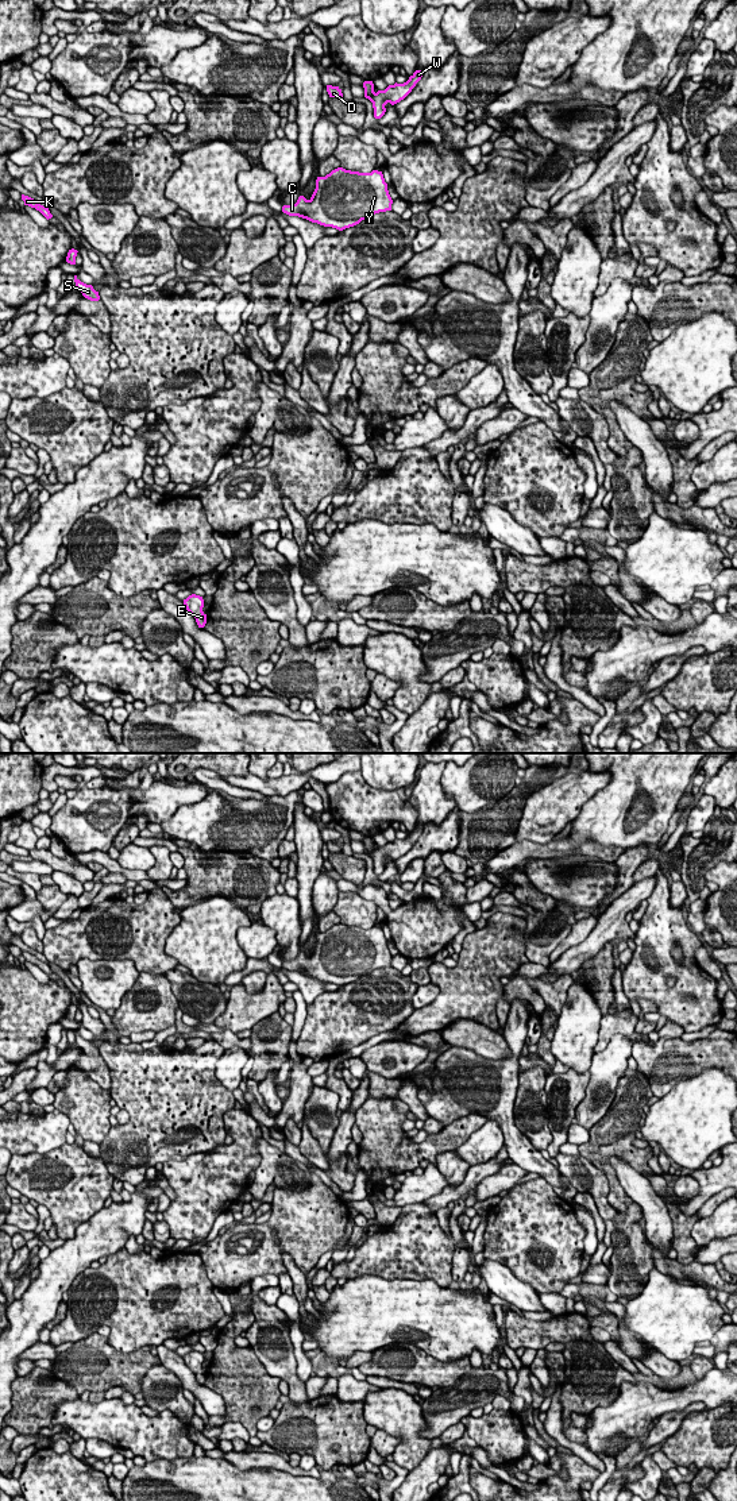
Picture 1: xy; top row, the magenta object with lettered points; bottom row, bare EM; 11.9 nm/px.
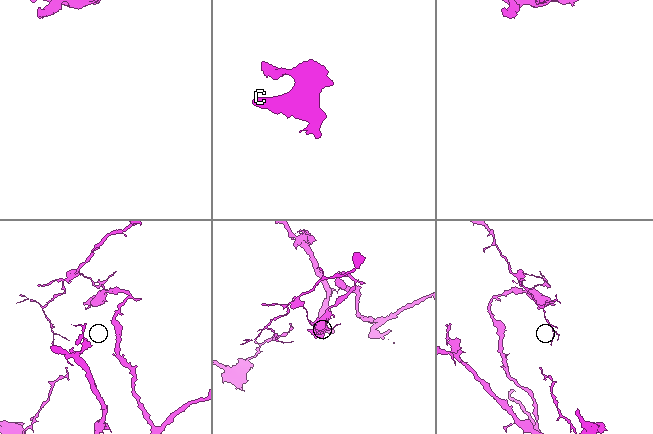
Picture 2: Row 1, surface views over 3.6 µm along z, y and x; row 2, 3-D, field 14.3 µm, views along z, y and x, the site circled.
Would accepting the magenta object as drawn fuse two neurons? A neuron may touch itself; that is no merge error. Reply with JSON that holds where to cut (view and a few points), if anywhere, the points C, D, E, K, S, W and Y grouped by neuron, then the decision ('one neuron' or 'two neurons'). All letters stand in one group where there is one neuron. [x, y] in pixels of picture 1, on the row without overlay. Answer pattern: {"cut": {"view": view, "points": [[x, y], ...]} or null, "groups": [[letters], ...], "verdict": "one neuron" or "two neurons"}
{"cut": {"view": "xy", "points": [[375, 849], [369, 855]]}, "groups": [["C", "E", "W", "Y"], ["D", "K", "S"]], "verdict": "two neurons"}

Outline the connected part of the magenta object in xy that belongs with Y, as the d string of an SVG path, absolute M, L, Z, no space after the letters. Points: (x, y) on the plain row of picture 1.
M337 923L325 933L317 933L316 945L309 956L300 952L296 960L283 961L282 968L343 987L375 969L391 966L391 960L393 956L382 927L373 926L371 929L359 929Z

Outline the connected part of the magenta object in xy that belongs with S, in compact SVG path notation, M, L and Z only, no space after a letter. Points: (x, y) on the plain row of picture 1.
M74 1031L74 1038L76 1038L76 1045L78 1045L85 1054L88 1054L90 1057L100 1056L99 1047L96 1047L92 1041L86 1041L86 1039L81 1038L77 1034L77 1031Z

